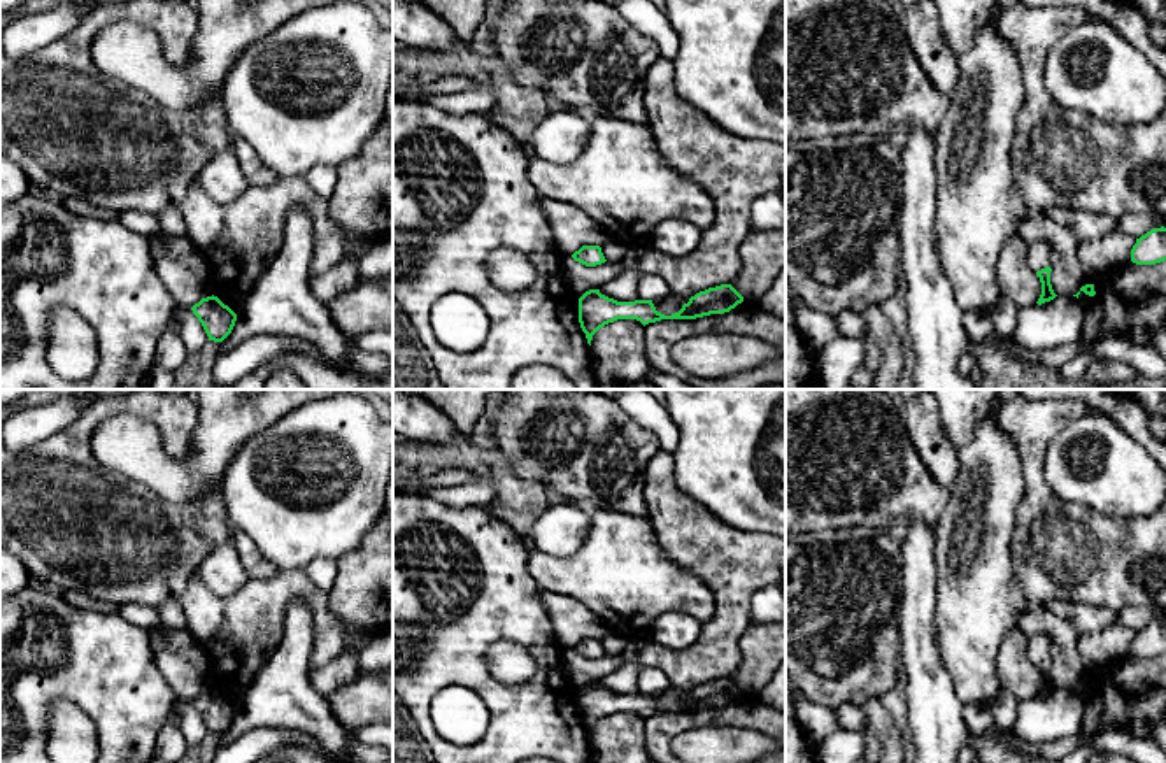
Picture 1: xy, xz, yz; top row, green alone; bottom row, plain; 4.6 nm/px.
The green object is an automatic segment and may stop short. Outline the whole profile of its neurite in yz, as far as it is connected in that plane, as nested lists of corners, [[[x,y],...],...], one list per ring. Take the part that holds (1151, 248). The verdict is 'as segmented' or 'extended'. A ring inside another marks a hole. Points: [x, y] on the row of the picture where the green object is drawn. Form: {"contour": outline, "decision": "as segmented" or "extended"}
{"contour": [[[1154,228],[1136,239],[1131,261],[1136,265],[1155,265],[1166,260],[1166,228]]], "decision": "as segmented"}

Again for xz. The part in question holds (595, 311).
{"contour": [[[721,284],[696,293],[679,312],[665,316],[656,310],[652,300],[617,302],[600,289],[589,289],[579,298],[579,323],[591,346],[593,335],[617,319],[636,319],[643,326],[661,319],[696,319],[729,312],[742,302],[743,296],[731,284]]], "decision": "as segmented"}

